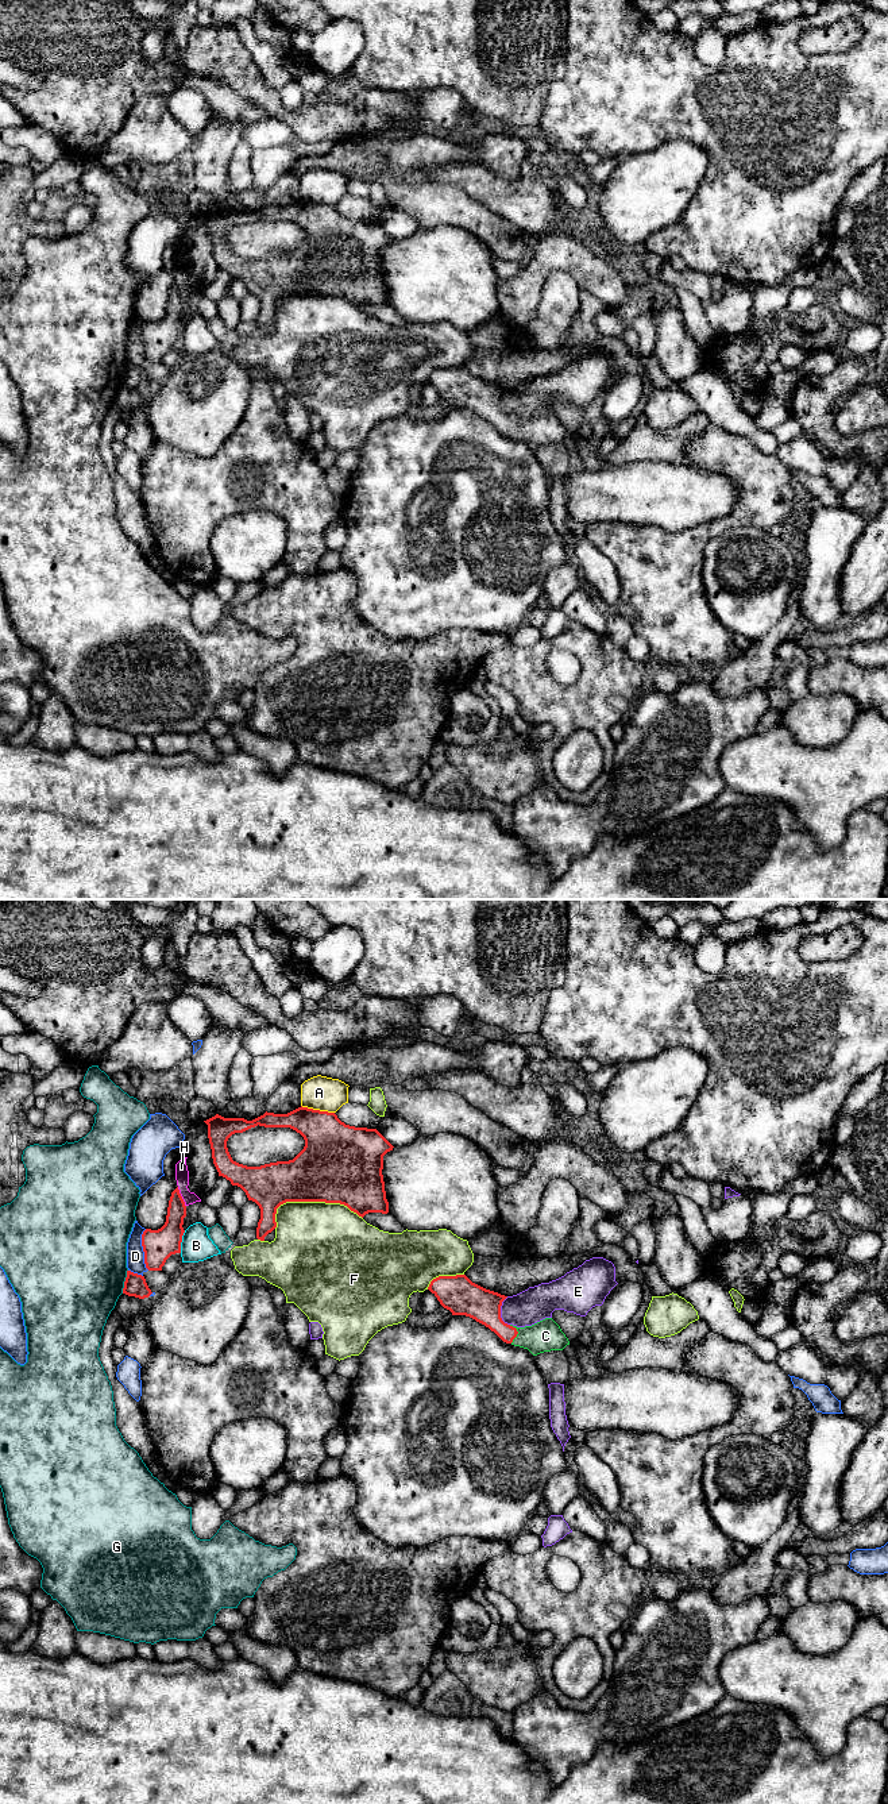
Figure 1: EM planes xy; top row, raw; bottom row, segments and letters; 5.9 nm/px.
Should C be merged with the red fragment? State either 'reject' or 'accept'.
accept

